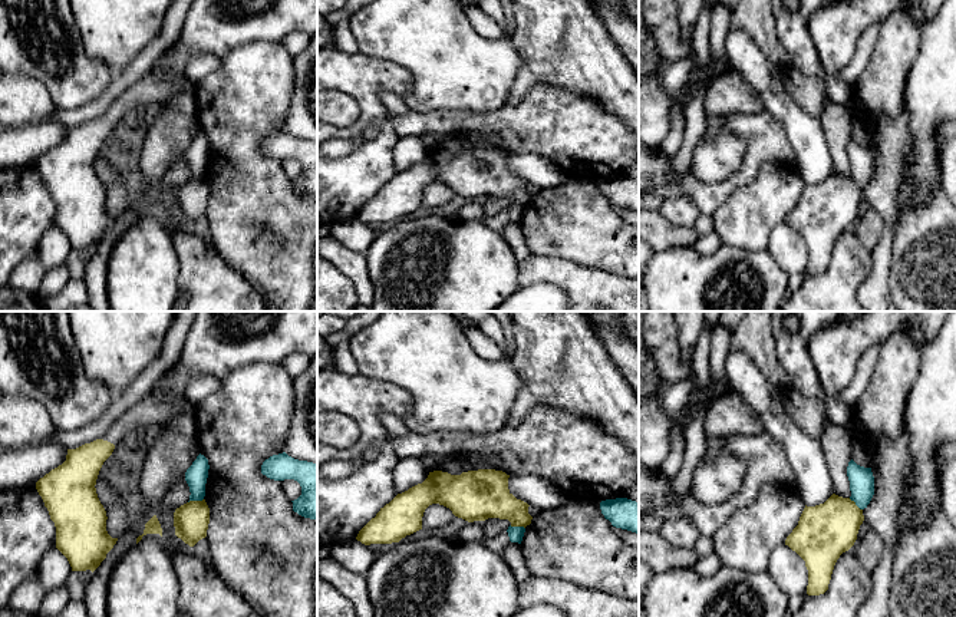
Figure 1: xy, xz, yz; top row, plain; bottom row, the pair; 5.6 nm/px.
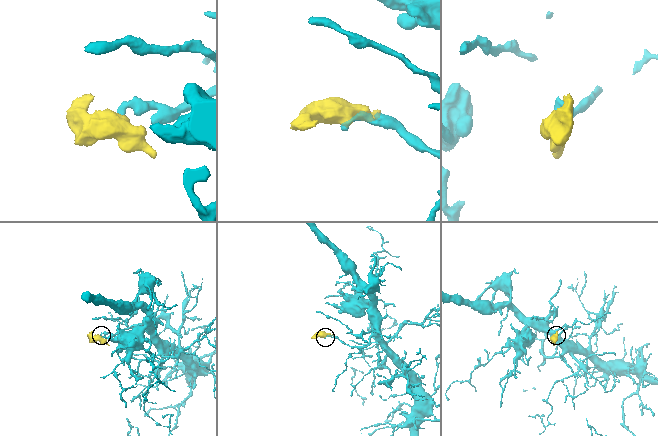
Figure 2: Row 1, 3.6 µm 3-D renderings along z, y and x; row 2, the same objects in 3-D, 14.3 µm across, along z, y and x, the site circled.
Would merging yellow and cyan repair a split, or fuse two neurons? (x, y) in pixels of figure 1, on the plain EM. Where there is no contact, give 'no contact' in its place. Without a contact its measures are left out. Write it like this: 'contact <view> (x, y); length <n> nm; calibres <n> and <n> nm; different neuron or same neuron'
contact xy (195, 180); length 90 nm; calibres 200 and 120 nm; different neuron

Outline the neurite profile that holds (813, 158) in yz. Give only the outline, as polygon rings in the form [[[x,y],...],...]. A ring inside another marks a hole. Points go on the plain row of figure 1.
[[[728,32],[725,52],[734,70],[759,93],[764,109],[782,123],[794,148],[794,165],[804,182],[824,182],[834,168],[820,119],[797,105],[785,89],[782,72],[745,32]]]

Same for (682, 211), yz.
[[[682,195],[665,199],[659,214],[675,225],[693,228],[700,211],[688,195]]]

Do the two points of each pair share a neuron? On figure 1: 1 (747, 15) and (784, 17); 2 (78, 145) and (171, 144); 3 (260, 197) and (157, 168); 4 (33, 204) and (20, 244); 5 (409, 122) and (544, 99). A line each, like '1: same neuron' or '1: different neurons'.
1: different neurons
2: different neurons
3: different neurons
4: same neuron
5: same neuron

